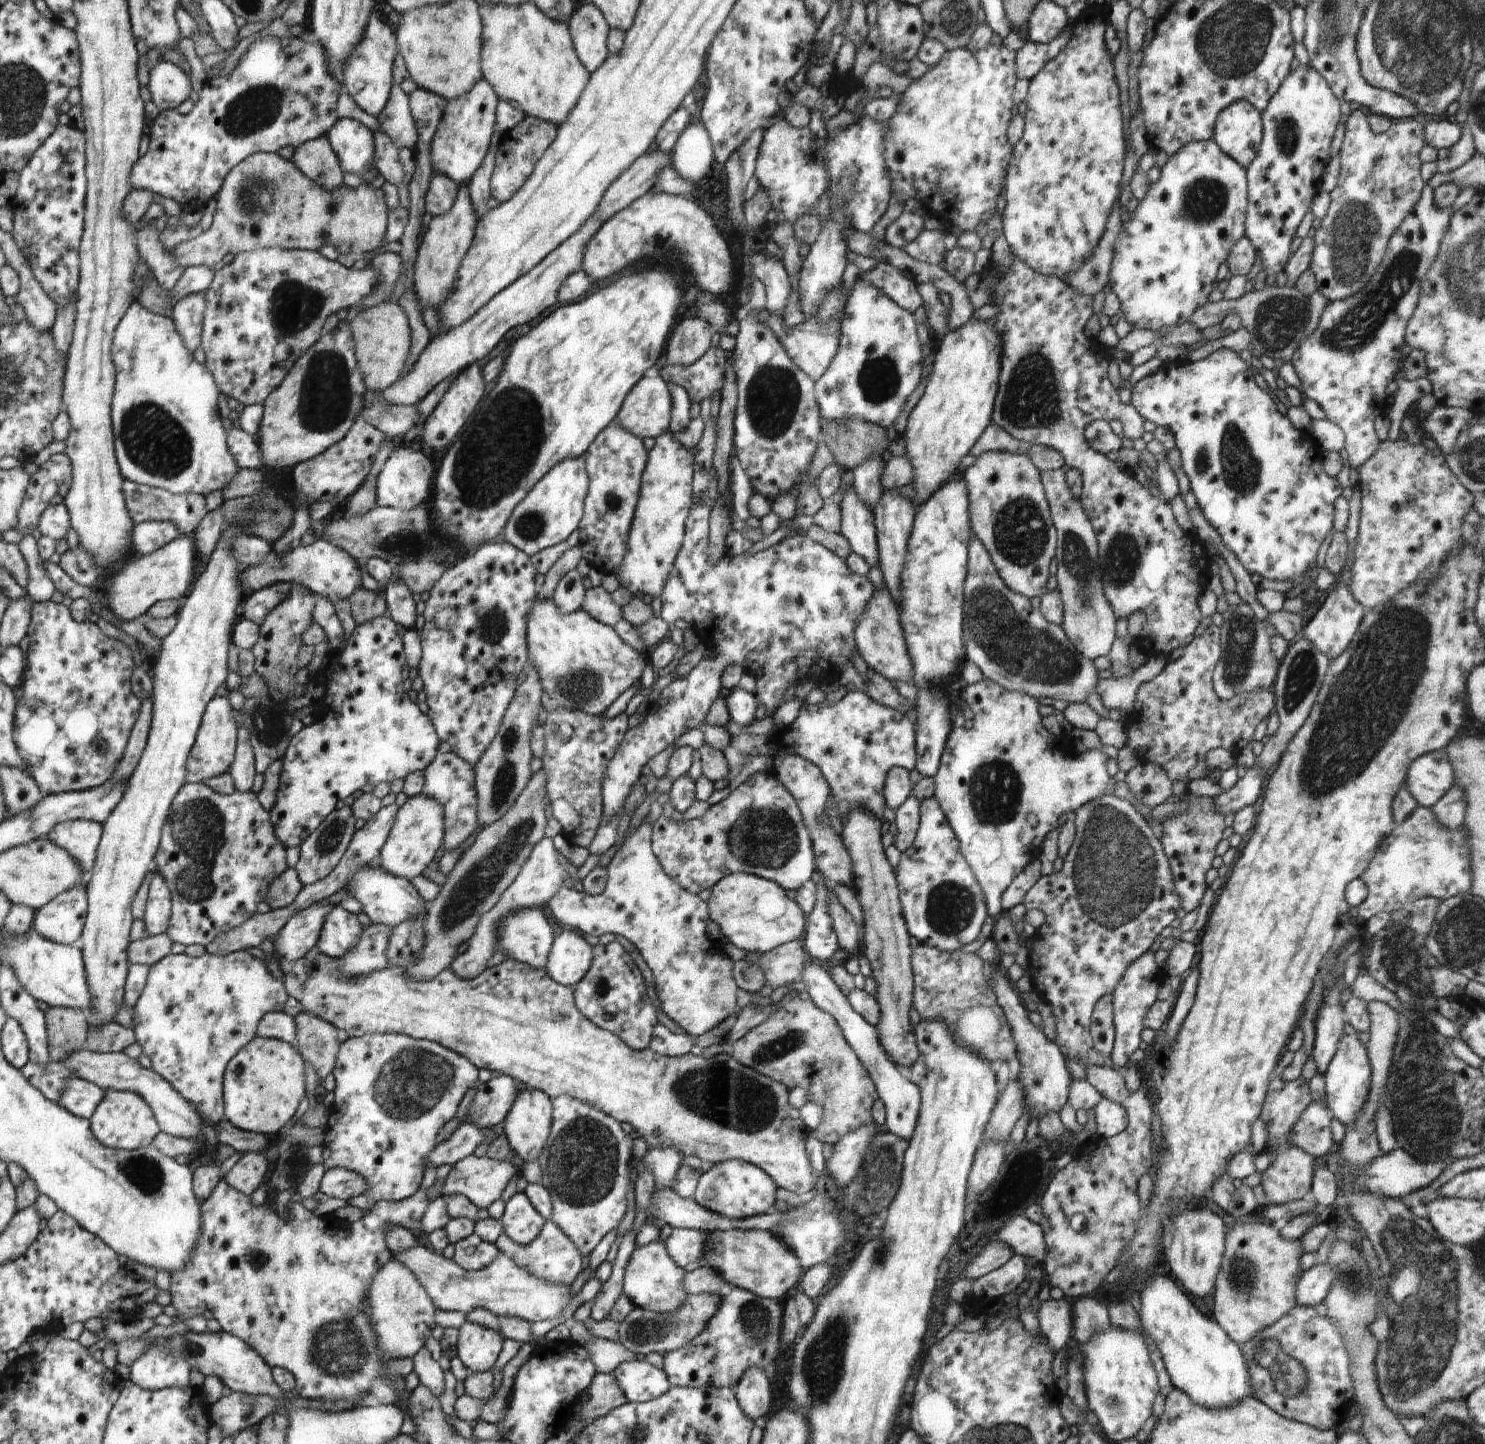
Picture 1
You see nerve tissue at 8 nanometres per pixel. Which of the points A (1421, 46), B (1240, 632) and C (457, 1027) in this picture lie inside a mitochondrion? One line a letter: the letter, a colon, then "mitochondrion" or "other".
A: mitochondrion
B: mitochondrion
C: other

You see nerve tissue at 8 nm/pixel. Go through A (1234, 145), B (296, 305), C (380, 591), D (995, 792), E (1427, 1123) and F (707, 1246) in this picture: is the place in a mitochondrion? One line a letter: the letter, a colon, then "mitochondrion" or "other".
A: other
B: mitochondrion
C: other
D: mitochondrion
E: mitochondrion
F: other

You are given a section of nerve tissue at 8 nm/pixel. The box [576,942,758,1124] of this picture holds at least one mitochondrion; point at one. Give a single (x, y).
(598, 993)

